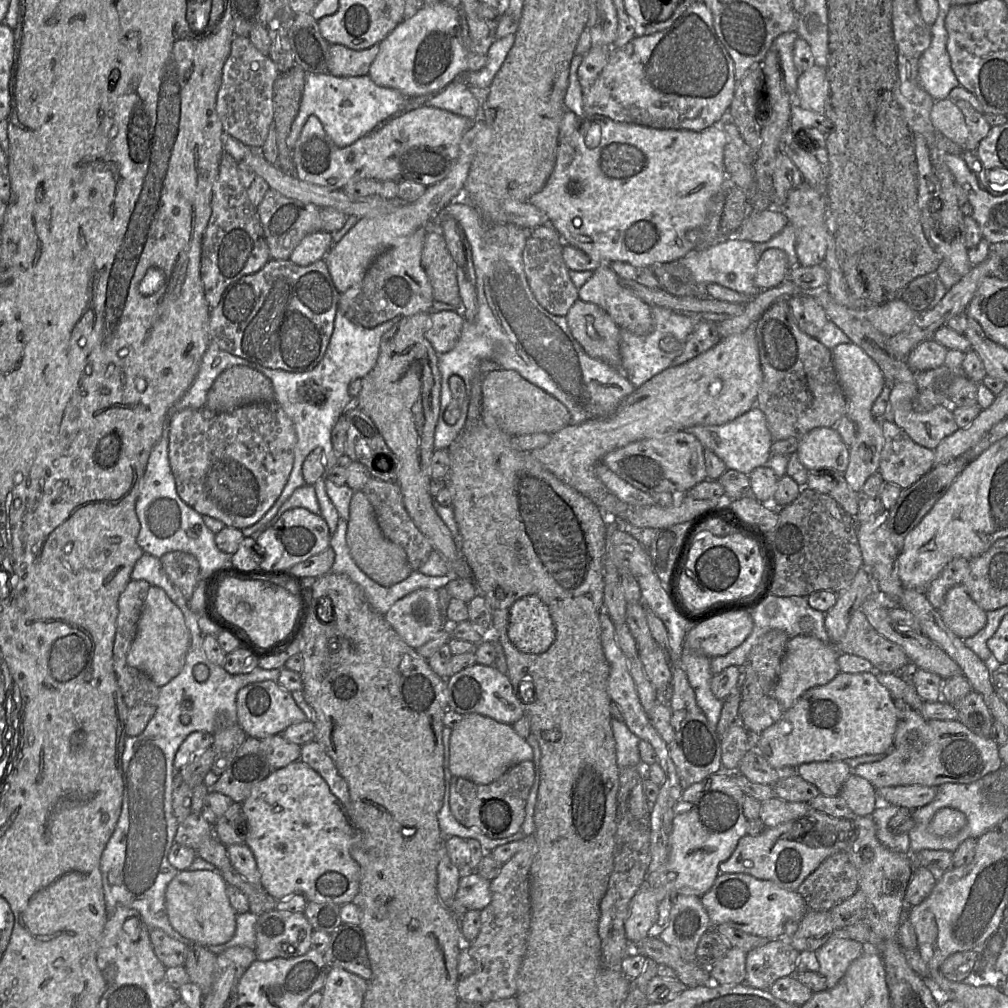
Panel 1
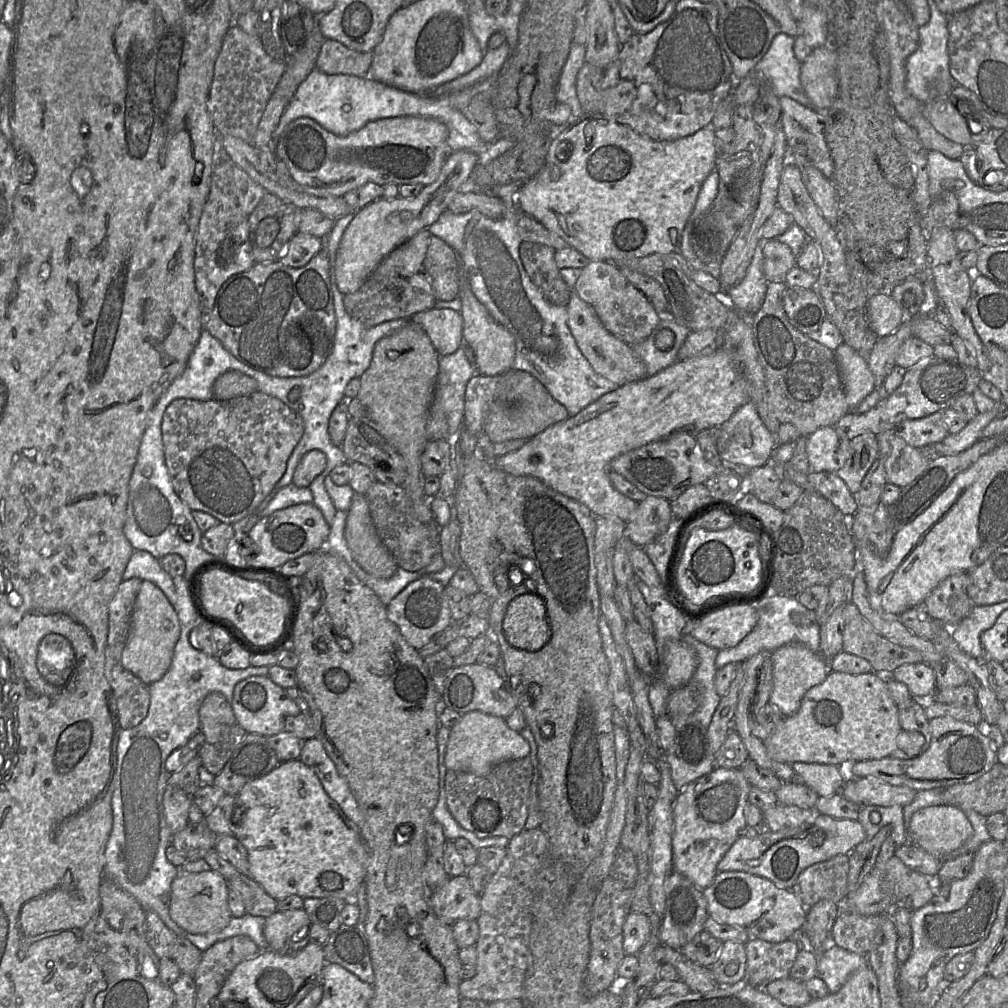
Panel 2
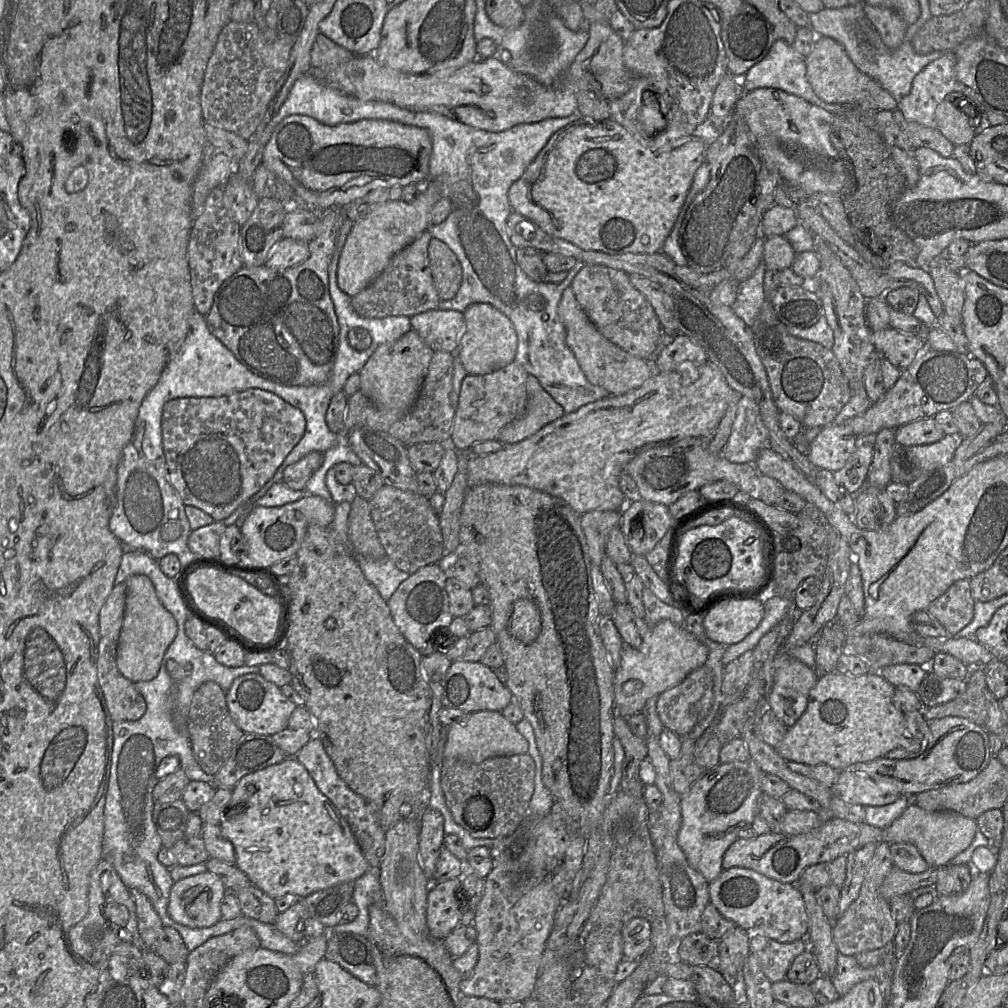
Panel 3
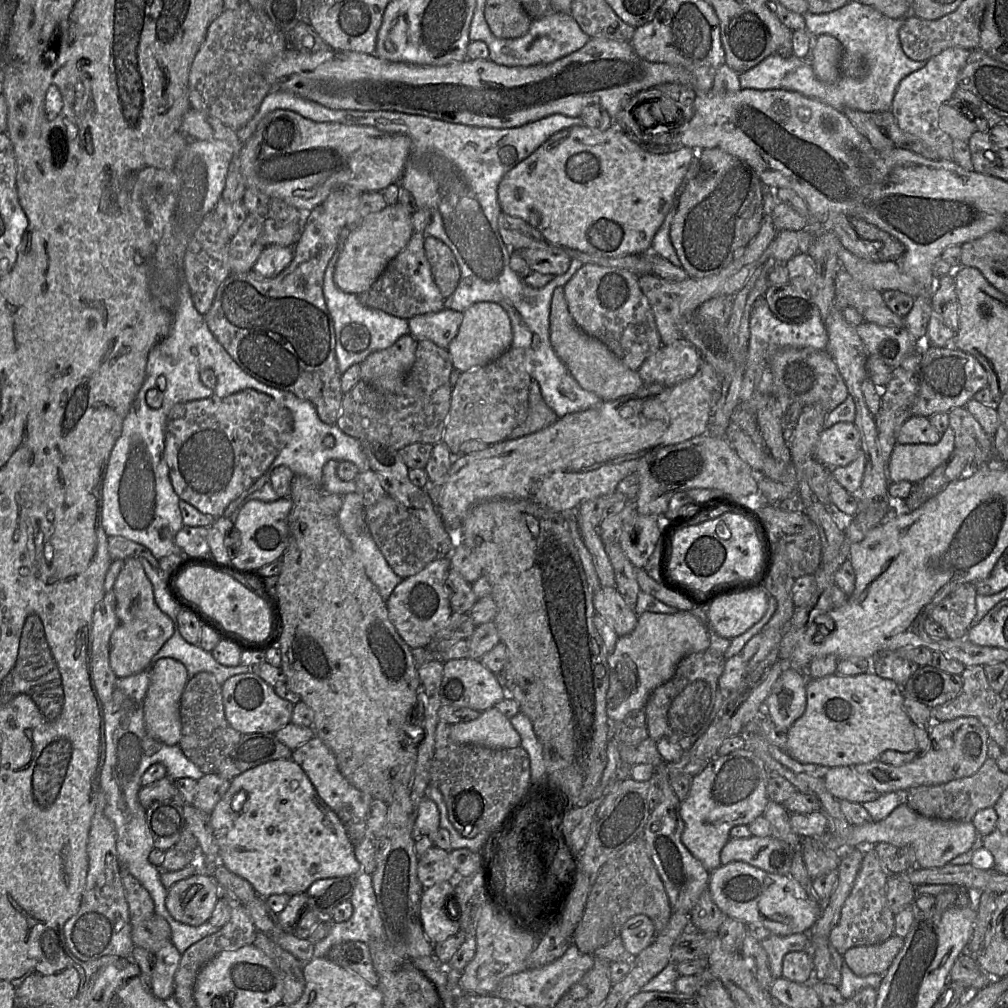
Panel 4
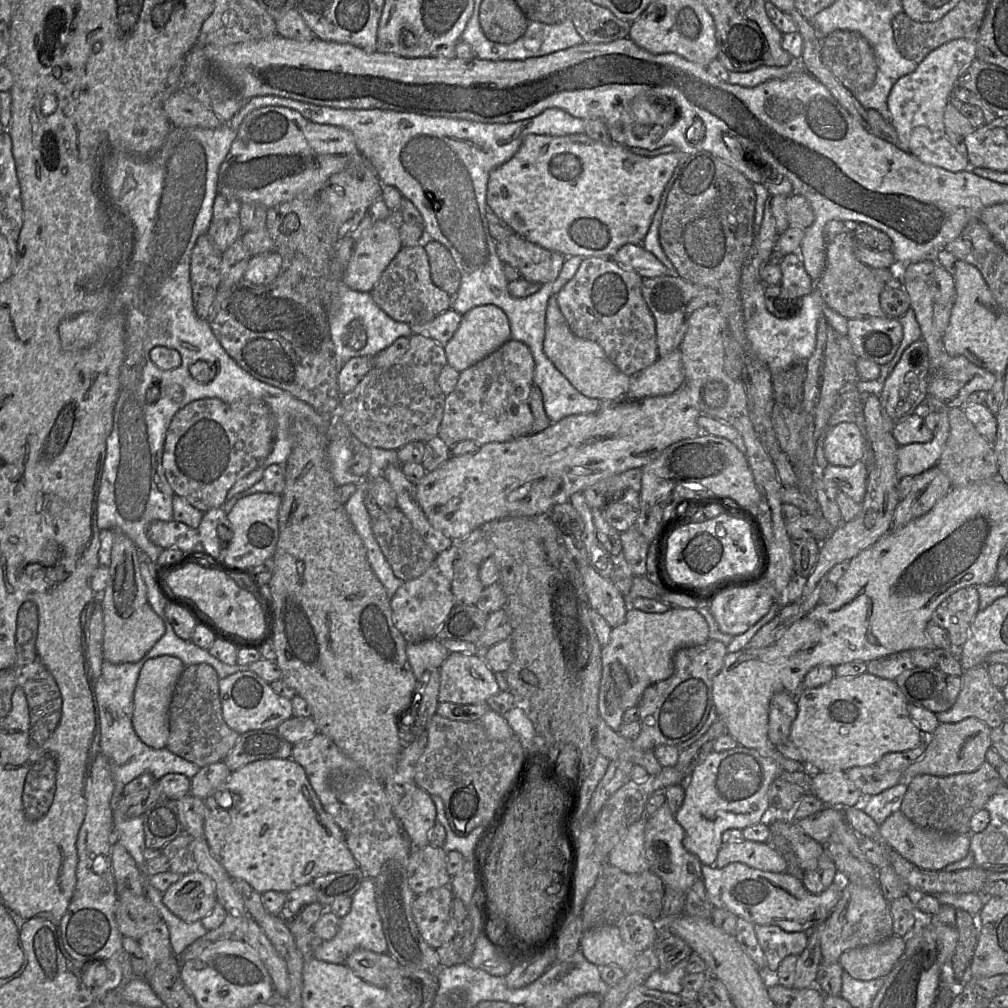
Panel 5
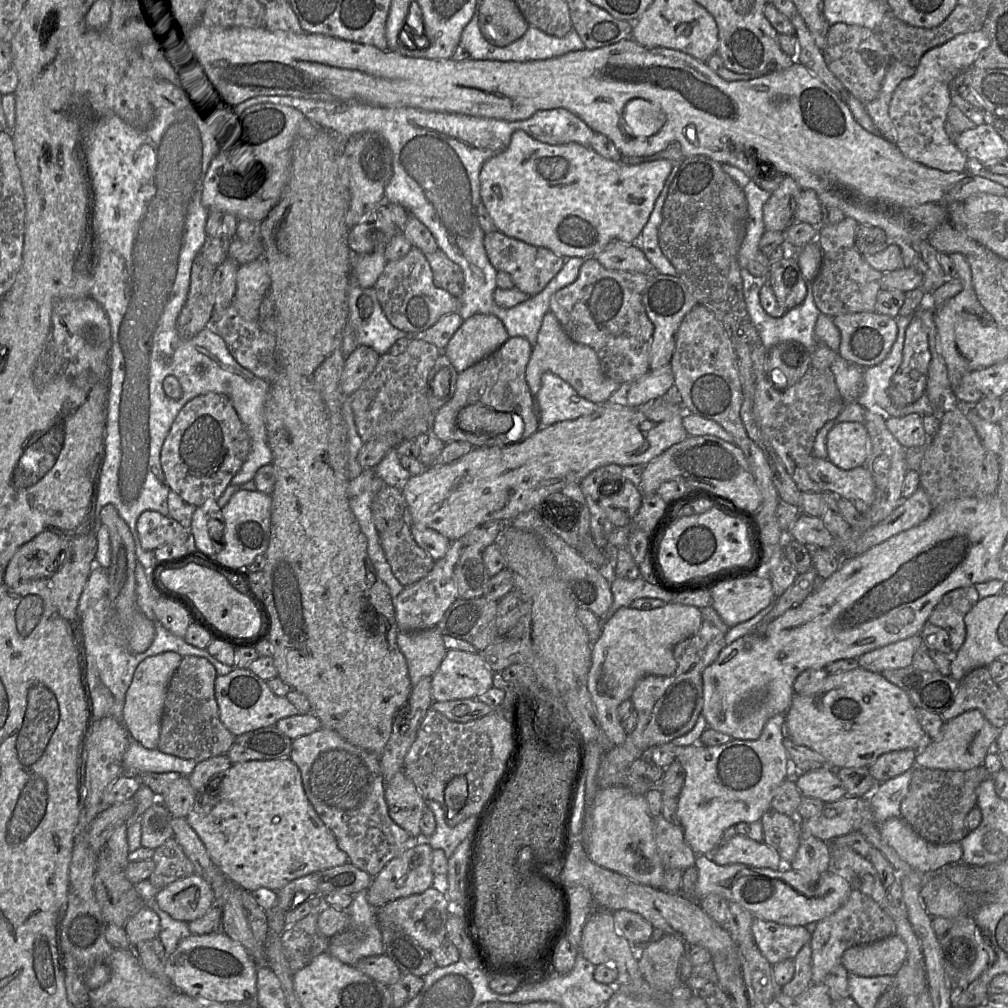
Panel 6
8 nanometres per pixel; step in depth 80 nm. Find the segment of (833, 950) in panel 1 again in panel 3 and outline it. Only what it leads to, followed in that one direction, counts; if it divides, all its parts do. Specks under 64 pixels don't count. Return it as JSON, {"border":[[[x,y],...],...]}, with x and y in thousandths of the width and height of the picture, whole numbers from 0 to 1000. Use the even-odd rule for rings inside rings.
{"border":[[[831,945],[829,962],[823,972],[831,986],[835,988],[850,975],[866,970],[869,970],[868,960],[855,960],[847,948]]]}

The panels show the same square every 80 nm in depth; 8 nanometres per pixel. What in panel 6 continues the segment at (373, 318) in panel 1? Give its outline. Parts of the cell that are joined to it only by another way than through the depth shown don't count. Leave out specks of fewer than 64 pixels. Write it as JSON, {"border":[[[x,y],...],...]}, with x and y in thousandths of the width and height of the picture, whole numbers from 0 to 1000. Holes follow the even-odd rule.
{"border":[[[410,244],[399,256],[384,260],[371,287],[385,317],[405,331],[421,328],[442,312],[455,310],[455,295],[431,281],[423,253]]]}

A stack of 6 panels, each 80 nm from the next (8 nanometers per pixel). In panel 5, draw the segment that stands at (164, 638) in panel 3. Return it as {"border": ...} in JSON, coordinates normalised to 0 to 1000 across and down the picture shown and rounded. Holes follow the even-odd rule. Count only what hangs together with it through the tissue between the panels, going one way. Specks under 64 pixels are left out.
{"border":[[[113,527],[110,559],[104,586],[98,591],[103,615],[102,651],[109,658],[133,658],[140,655],[164,628],[164,616],[151,604],[146,594],[146,581],[141,573],[138,546],[132,537],[119,527]]]}

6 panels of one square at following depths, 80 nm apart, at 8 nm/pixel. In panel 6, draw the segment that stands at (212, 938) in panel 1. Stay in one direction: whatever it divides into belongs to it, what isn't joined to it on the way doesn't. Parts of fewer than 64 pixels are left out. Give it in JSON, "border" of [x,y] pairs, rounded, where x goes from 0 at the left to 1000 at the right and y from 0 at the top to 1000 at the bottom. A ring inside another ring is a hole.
{"border":[[[194,866],[168,877],[153,892],[170,911],[185,916],[201,910],[213,898],[209,879]]]}

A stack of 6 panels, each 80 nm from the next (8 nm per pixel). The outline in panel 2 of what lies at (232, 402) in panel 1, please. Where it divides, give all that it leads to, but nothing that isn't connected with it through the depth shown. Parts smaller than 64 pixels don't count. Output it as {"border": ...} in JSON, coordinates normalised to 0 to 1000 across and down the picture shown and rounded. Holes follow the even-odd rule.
{"border":[[[233,367],[218,372],[211,381],[211,397],[224,398],[256,389],[253,376]]]}

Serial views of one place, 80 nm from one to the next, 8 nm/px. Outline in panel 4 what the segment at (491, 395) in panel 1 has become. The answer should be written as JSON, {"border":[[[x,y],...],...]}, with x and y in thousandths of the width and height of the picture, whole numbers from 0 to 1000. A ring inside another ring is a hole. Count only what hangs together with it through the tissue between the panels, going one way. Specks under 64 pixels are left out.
{"border":[[[528,377],[525,385],[524,412],[522,417],[506,430],[504,436],[512,436],[534,429],[554,417],[551,409],[538,394],[536,382]]]}

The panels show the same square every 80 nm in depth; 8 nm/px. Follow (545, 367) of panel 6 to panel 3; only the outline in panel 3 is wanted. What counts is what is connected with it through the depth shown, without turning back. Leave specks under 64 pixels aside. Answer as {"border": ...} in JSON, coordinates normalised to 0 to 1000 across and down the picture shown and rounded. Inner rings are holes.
{"border":[[[565,285],[559,289],[553,311],[561,325],[562,341],[586,381],[601,386],[604,392],[611,393],[634,385],[649,371],[649,365],[644,357],[620,349],[593,328],[572,300]]]}

